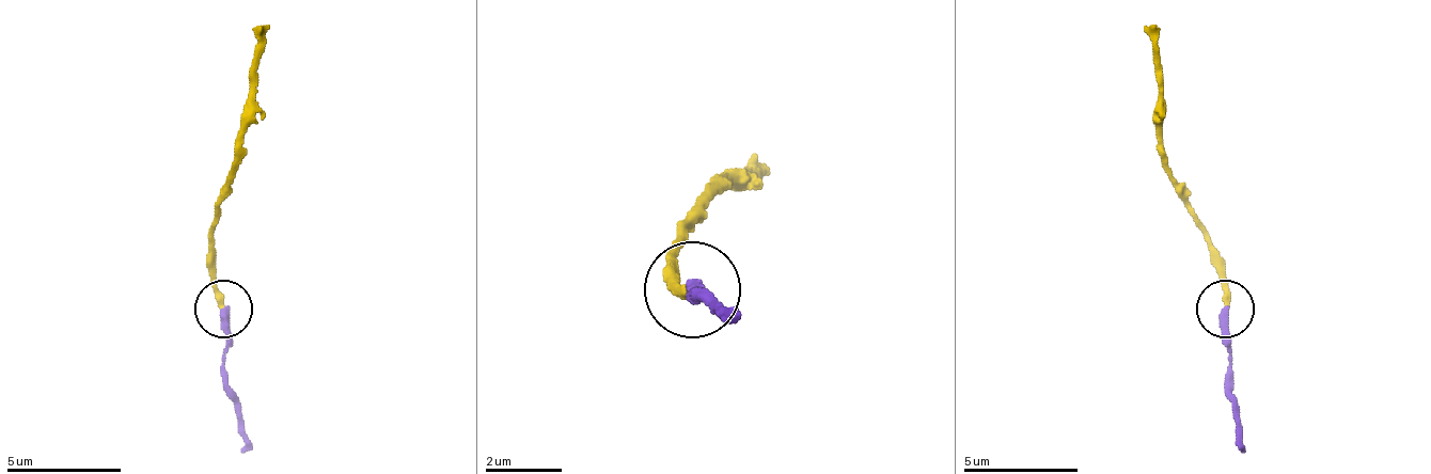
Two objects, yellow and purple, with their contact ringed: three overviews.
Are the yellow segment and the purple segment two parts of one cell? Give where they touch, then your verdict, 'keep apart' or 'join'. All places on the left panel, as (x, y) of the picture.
place (223, 309); keep apart

